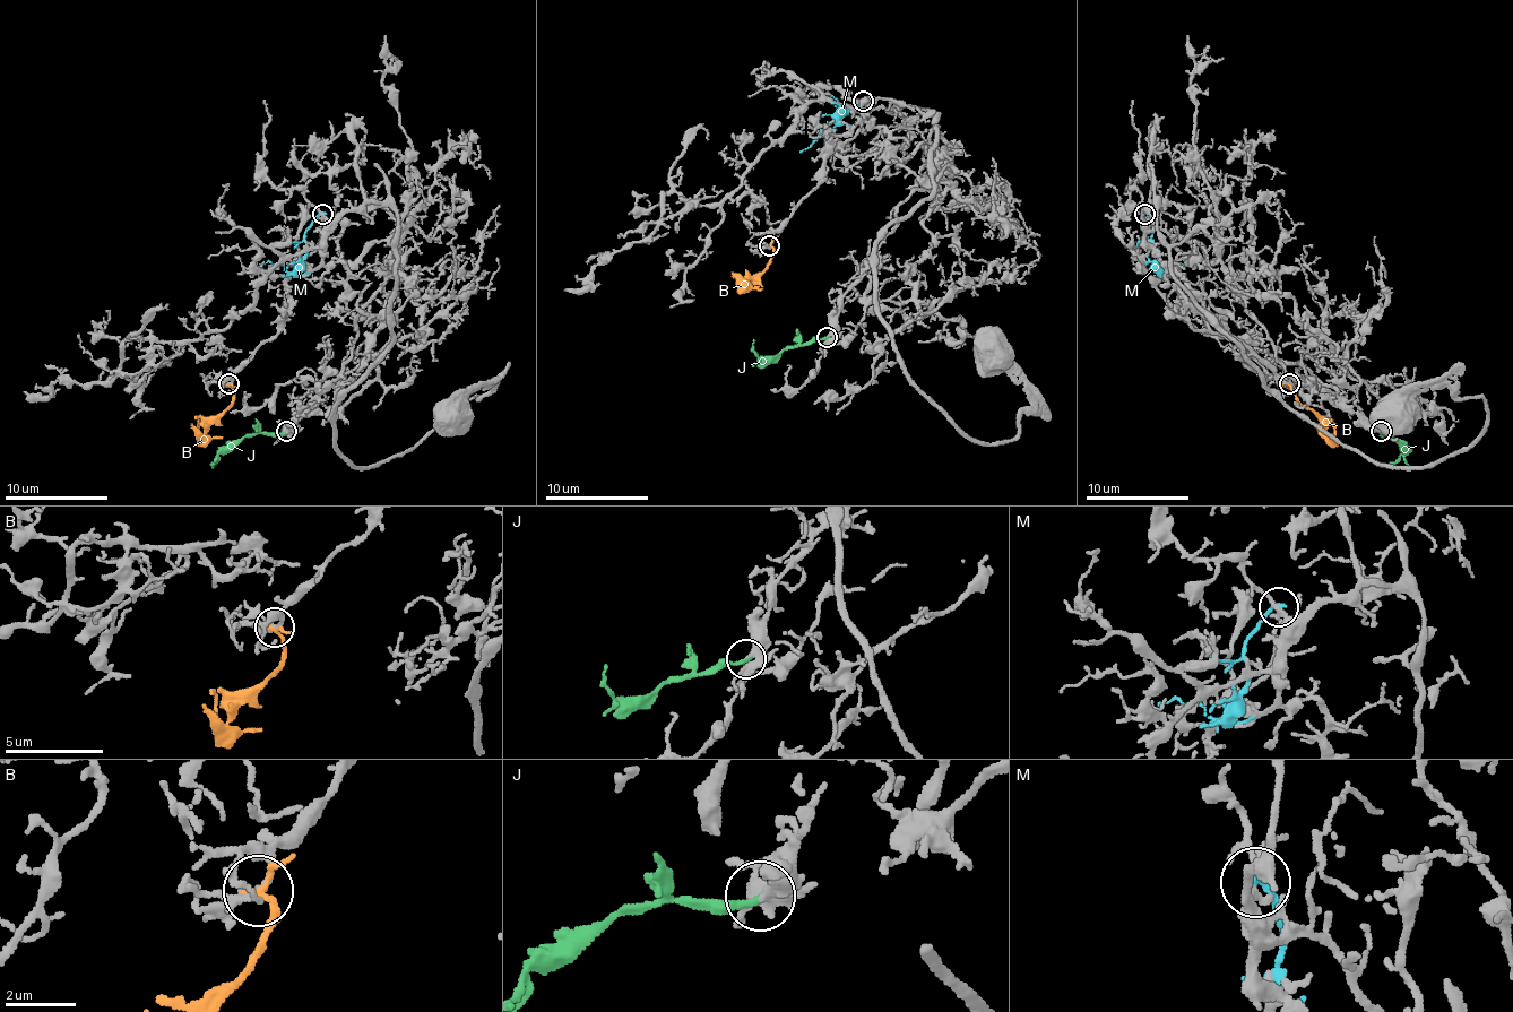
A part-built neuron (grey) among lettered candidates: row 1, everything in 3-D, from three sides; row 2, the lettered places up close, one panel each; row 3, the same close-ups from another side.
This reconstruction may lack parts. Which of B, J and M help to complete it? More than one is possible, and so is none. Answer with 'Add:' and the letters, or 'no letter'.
Add: J

